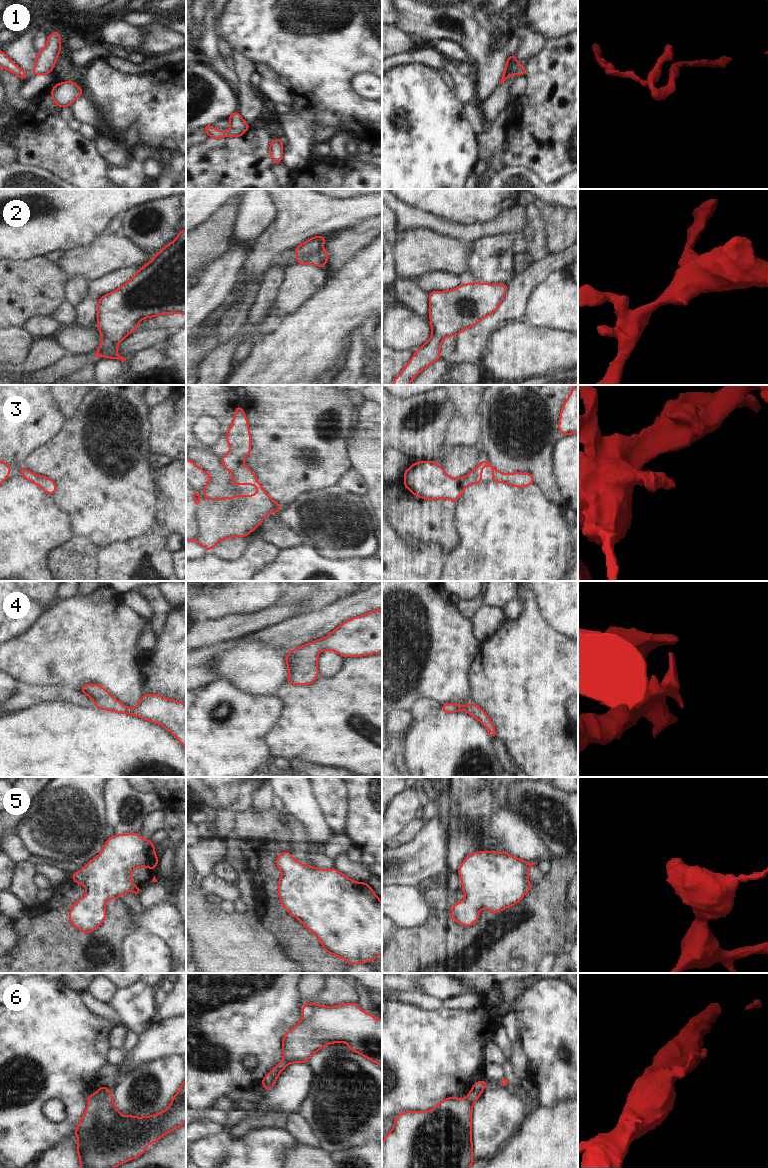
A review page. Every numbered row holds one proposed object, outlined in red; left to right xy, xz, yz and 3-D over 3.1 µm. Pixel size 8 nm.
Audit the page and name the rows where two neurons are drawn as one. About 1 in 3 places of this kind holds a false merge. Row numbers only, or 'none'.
6.

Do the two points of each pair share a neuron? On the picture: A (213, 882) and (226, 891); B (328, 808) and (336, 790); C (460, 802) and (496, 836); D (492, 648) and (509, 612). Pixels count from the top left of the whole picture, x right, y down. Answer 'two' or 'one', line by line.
A: one
B: one
C: one
D: two

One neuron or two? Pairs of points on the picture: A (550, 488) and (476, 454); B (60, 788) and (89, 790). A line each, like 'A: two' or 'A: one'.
A: two
B: one

